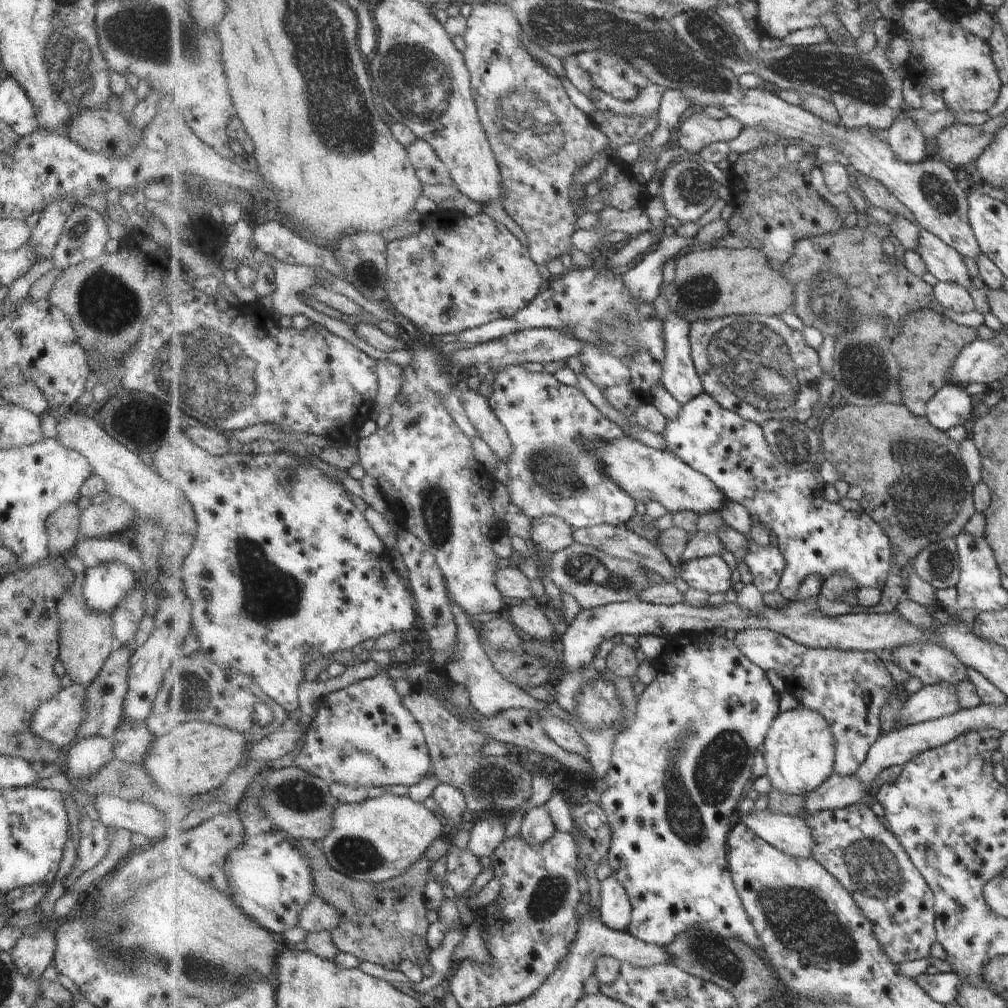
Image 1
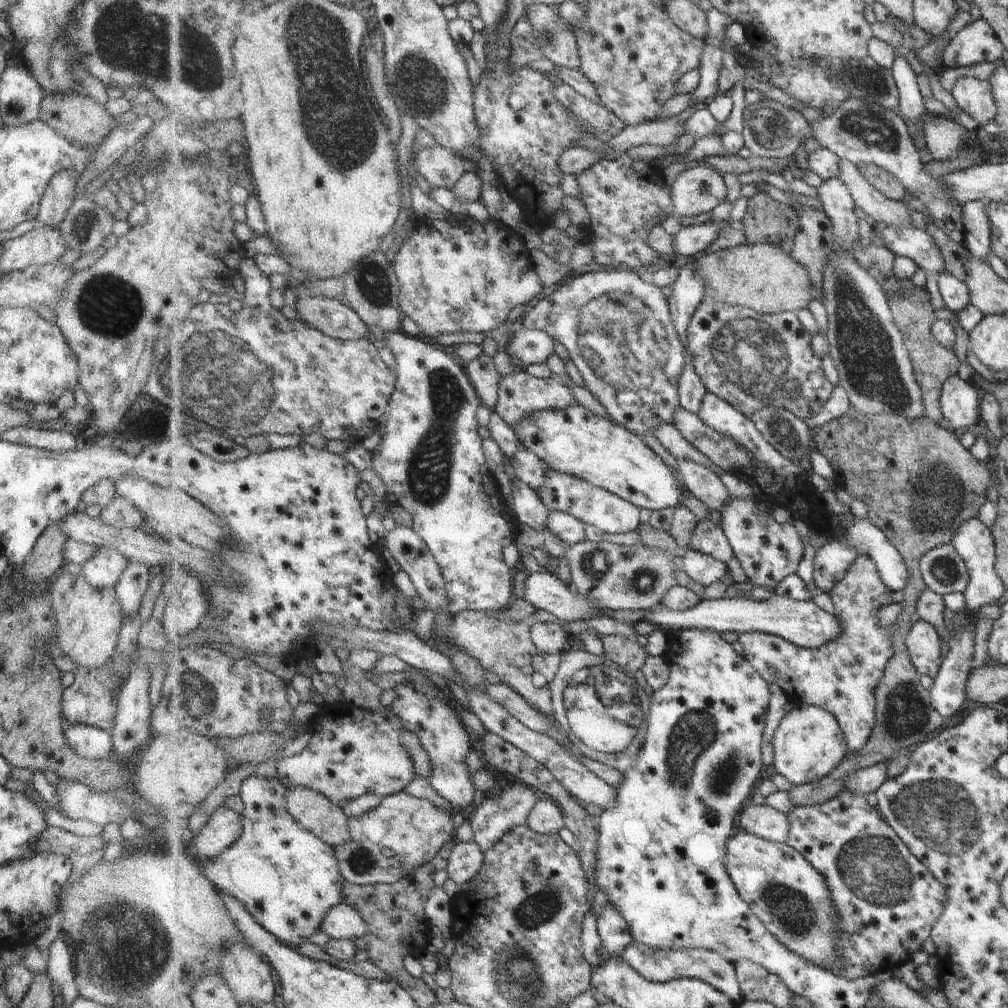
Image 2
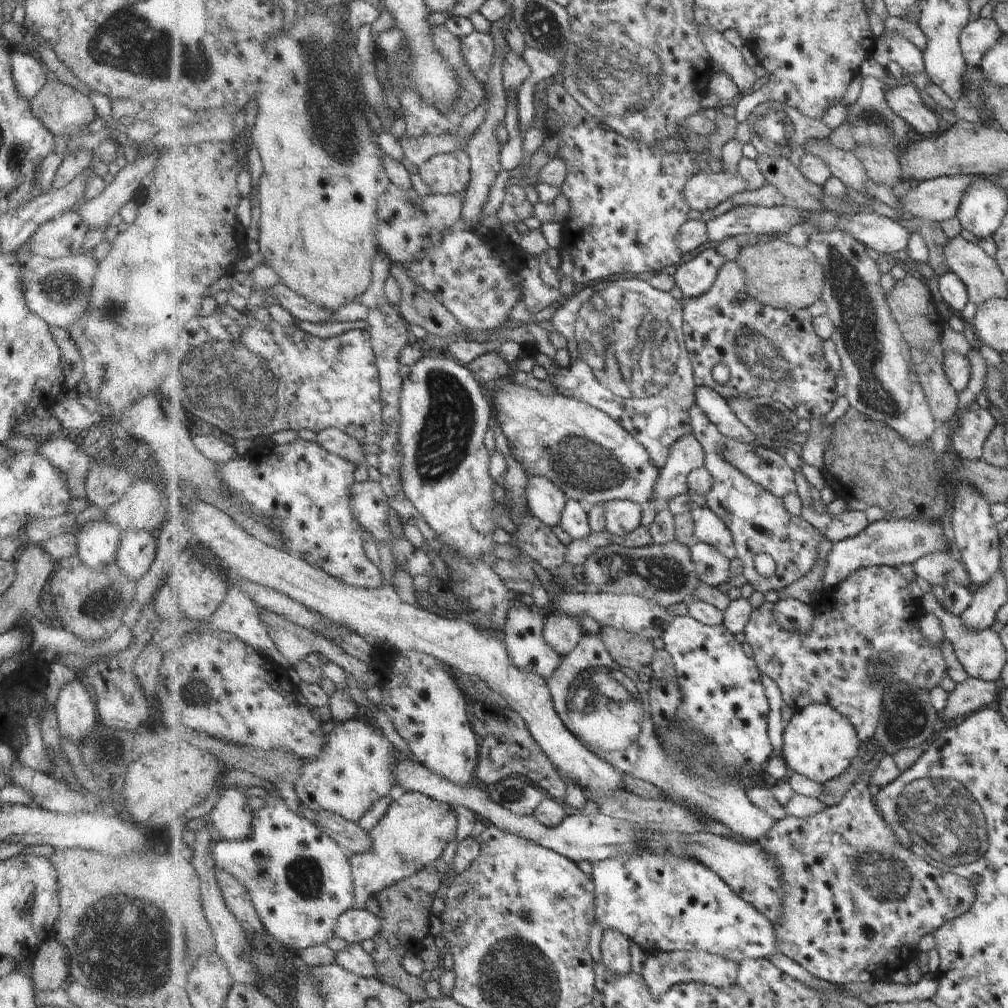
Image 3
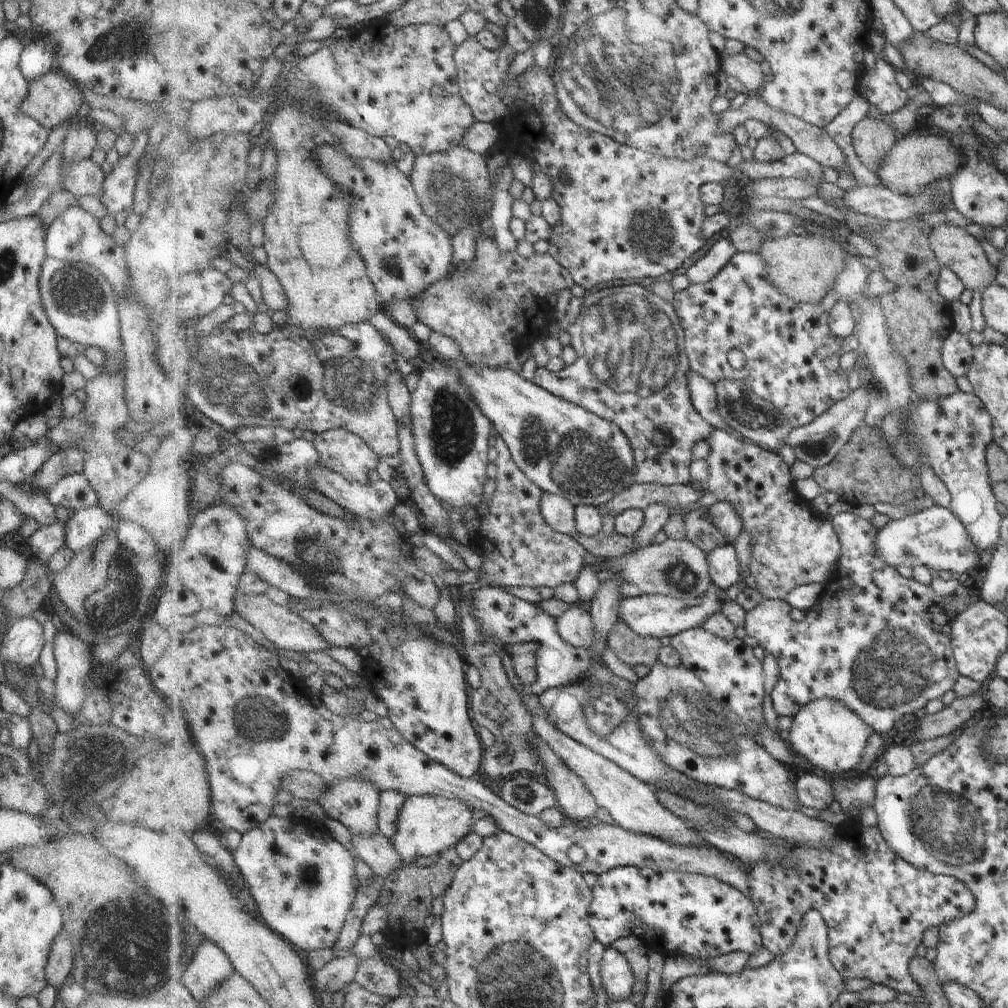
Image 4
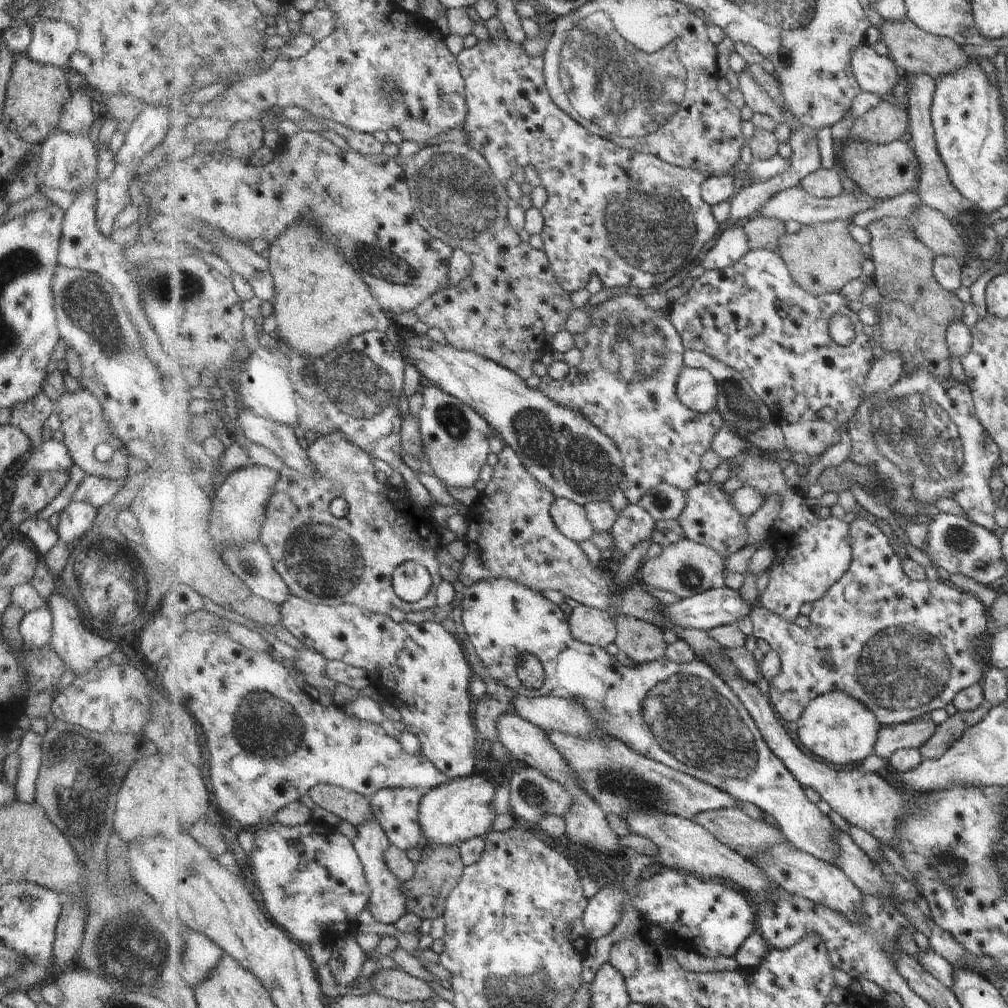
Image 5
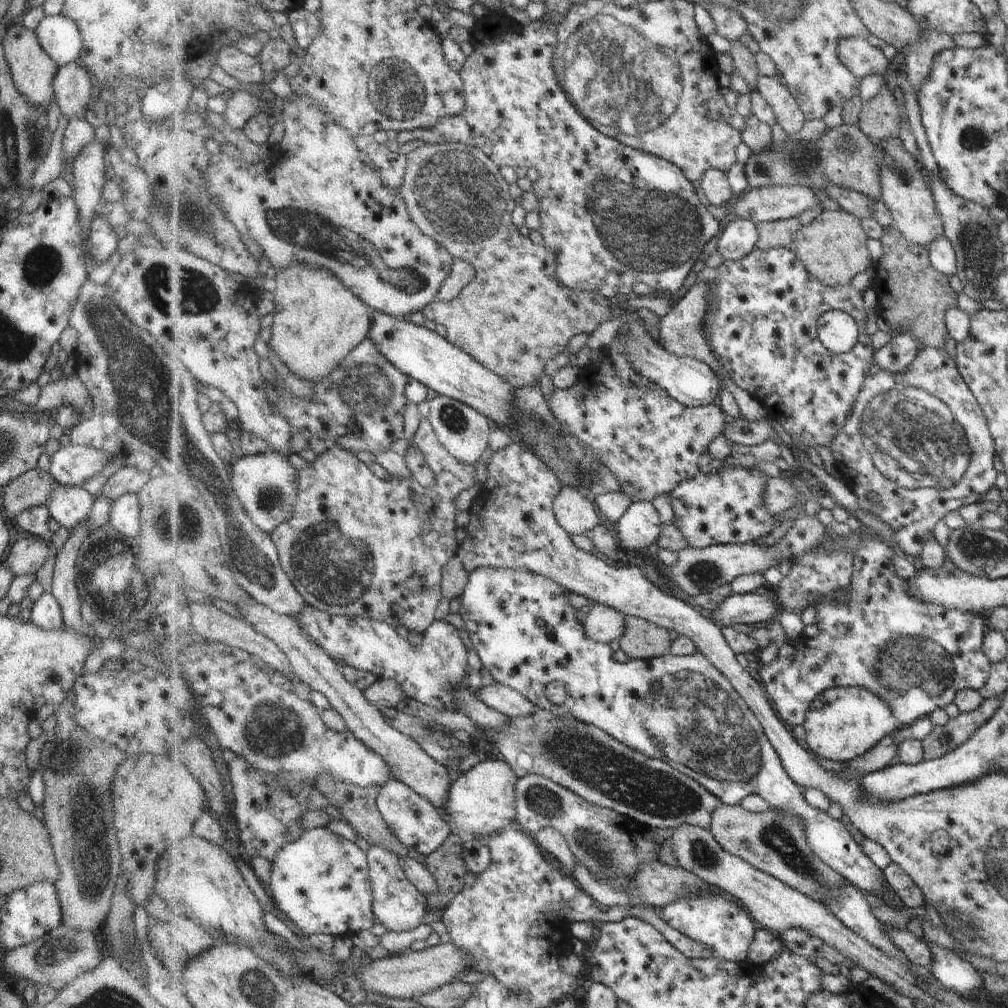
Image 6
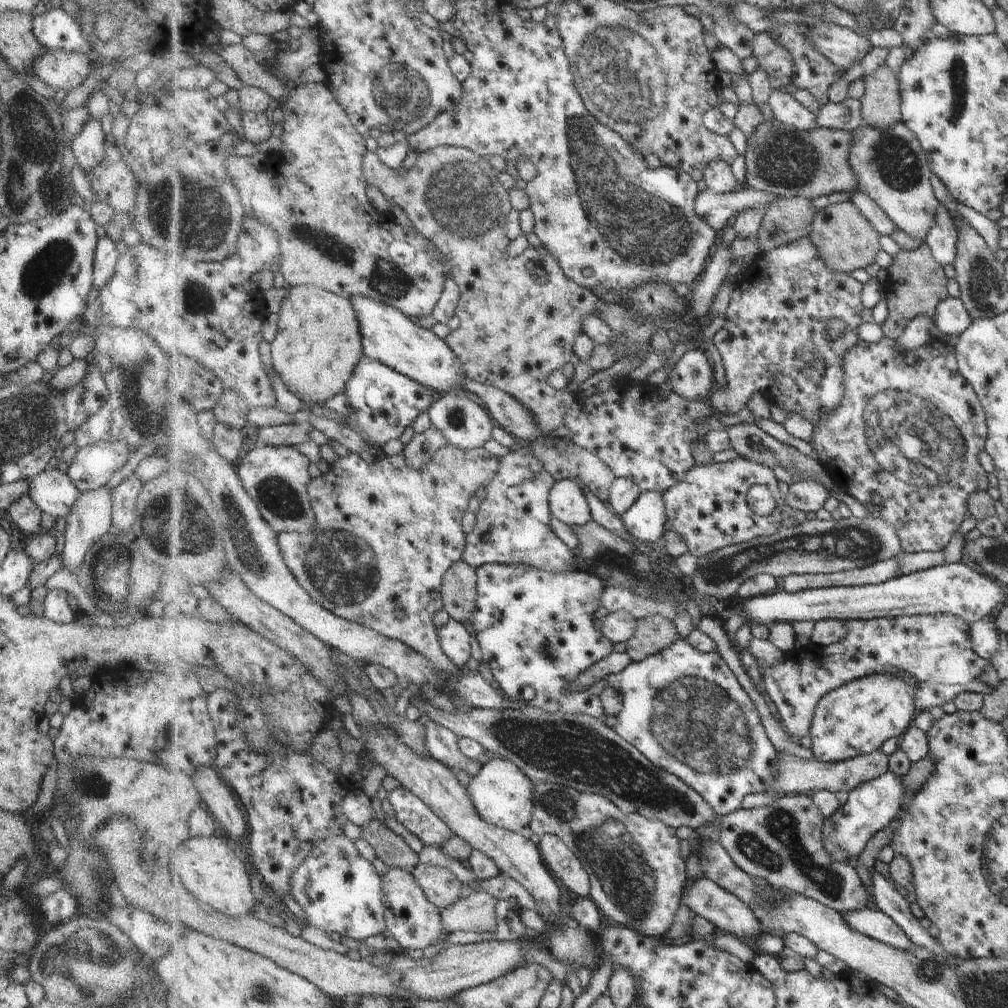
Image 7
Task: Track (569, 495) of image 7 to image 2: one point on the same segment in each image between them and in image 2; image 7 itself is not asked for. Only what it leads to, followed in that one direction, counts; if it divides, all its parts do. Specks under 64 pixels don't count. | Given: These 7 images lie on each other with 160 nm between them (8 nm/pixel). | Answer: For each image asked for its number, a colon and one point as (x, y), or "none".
2: (527, 467)
3: (545, 499)
4: (560, 513)
5: (572, 518)
6: (577, 514)

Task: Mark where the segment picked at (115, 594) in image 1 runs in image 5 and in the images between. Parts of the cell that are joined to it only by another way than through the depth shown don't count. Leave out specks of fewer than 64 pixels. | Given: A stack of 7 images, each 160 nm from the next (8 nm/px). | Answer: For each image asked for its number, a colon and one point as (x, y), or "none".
2: (102, 570)
3: (97, 543)
4: (85, 526)
5: (76, 517)

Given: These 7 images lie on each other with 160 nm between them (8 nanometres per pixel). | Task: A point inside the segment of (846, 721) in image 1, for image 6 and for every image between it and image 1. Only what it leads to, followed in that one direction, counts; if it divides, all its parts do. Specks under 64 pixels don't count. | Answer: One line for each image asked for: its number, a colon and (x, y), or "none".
2: (841, 677)
3: (866, 640)
4: (881, 643)
5: (904, 648)
6: (917, 656)

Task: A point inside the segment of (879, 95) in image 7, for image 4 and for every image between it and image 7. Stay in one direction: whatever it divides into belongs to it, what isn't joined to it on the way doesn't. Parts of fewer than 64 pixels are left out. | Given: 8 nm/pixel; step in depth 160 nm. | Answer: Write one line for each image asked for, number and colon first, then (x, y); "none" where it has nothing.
4: (873, 139)
5: (889, 122)
6: (880, 118)

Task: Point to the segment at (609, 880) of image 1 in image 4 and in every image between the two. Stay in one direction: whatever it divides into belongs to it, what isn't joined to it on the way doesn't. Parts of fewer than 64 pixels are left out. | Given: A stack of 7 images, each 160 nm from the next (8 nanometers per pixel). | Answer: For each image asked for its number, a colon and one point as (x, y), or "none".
2: (614, 928)
3: (615, 945)
4: (617, 979)

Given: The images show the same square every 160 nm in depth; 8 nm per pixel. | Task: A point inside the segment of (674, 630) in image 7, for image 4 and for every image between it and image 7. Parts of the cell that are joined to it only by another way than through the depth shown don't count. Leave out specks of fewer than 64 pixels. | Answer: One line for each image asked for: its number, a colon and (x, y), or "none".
4: (632, 648)
5: (643, 642)
6: (644, 640)

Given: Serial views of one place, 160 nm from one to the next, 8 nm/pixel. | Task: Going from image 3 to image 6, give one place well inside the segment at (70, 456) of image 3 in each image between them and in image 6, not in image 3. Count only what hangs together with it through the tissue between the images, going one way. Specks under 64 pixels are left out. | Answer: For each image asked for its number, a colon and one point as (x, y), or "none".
4: (73, 491)
5: (96, 491)
6: (126, 480)

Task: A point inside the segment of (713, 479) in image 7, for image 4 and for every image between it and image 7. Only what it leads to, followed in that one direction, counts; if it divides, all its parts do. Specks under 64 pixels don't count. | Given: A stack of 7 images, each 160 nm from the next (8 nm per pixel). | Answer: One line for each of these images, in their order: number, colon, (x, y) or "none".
4: (702, 530)
5: (710, 517)
6: (727, 507)

